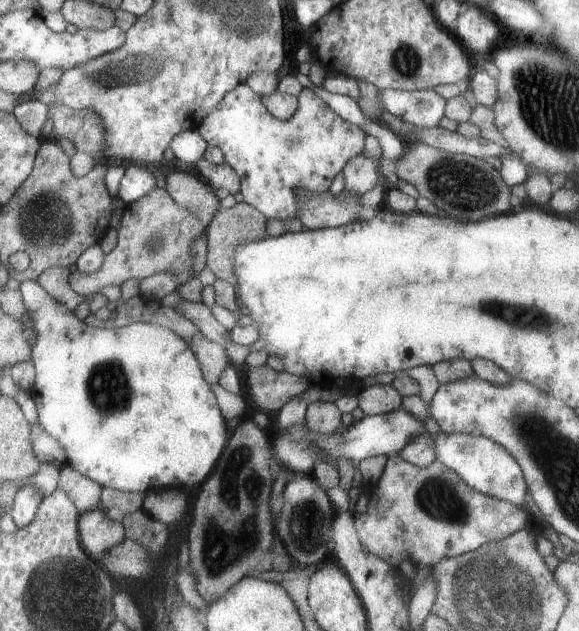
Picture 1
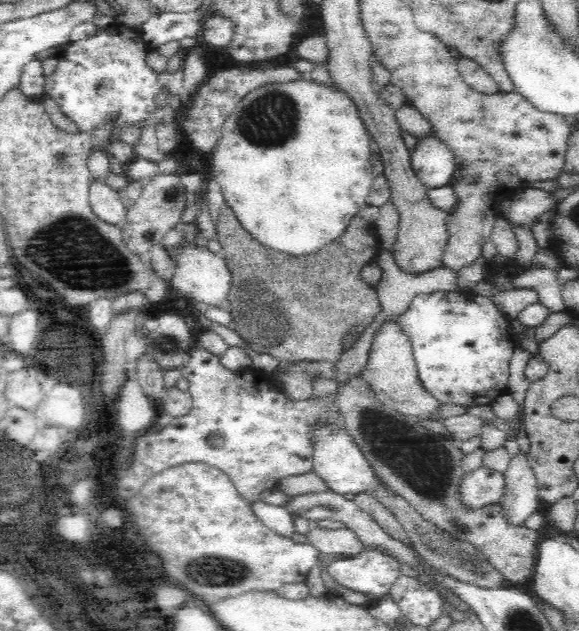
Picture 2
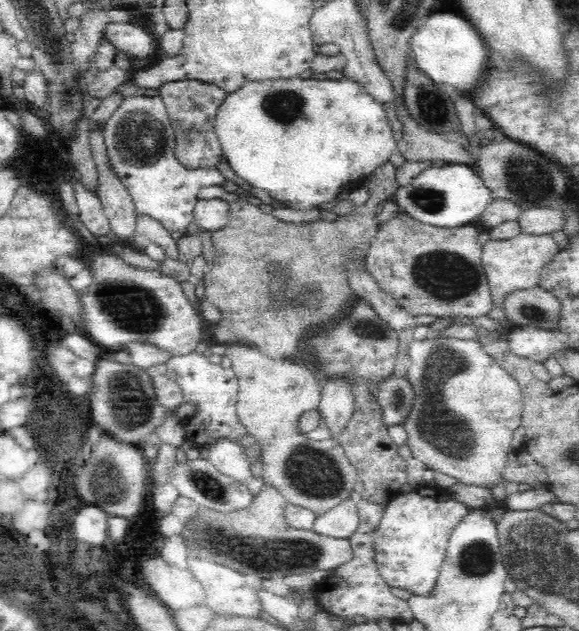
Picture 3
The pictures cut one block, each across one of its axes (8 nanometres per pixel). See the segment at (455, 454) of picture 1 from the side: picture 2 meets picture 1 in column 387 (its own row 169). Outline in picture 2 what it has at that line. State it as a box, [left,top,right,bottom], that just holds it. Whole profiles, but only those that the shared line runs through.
[412,136,458,188]

